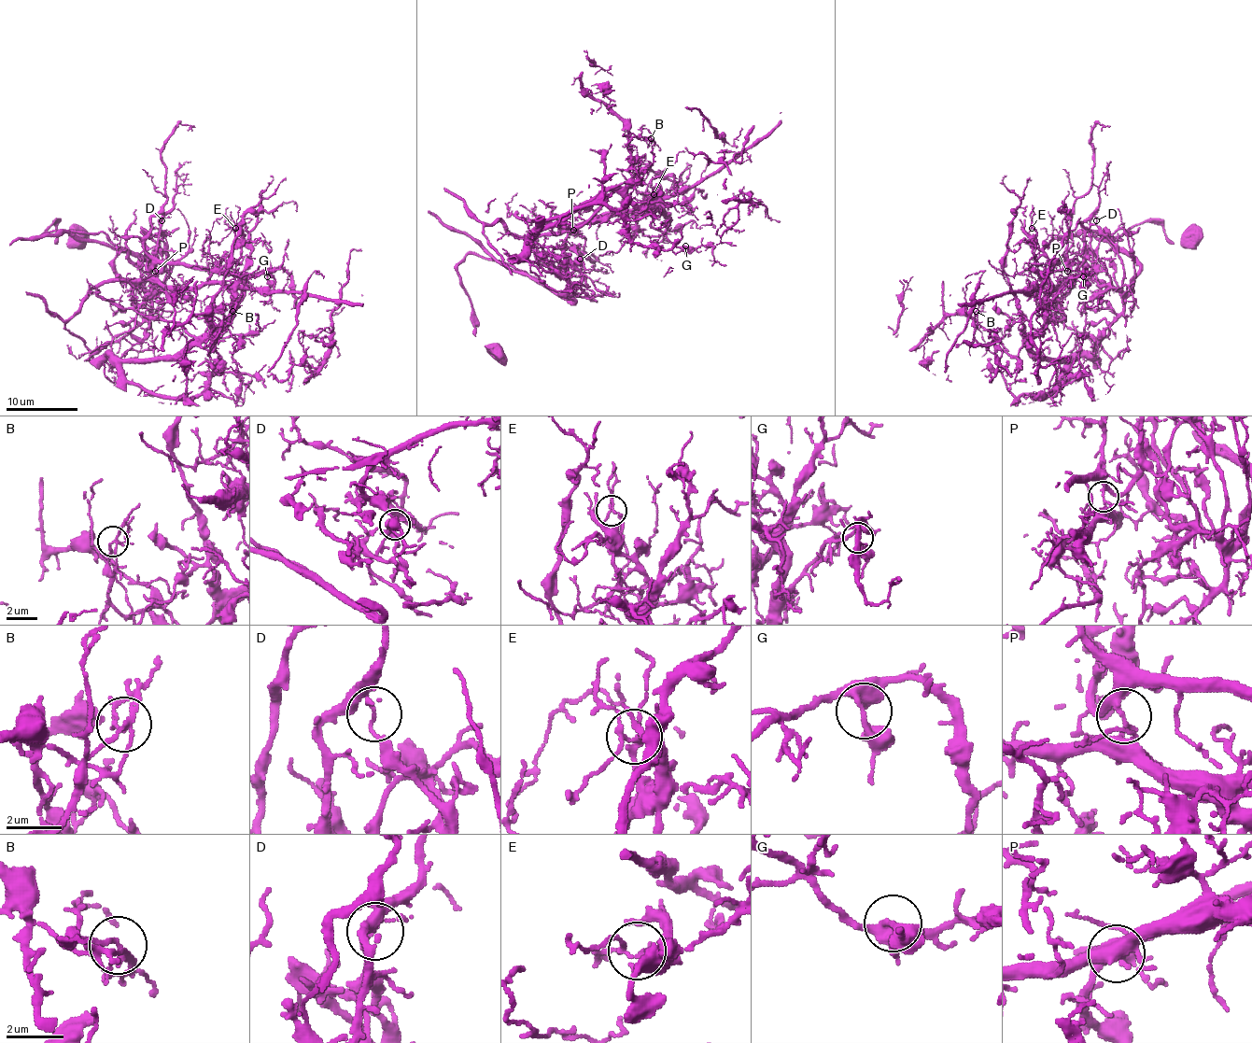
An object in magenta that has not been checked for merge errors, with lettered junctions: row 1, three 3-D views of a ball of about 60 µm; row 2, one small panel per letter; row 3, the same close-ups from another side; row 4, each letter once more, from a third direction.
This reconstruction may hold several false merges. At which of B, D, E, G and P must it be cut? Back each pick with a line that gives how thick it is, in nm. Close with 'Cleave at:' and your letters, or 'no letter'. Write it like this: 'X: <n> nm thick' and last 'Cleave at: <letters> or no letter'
B: 150 nm thick
D: 130 nm thick
P: 200 nm thick
Cleave at: B, D, P

